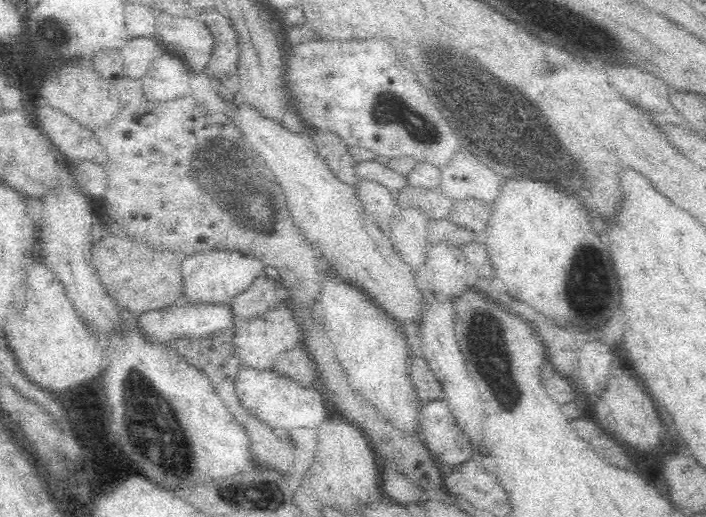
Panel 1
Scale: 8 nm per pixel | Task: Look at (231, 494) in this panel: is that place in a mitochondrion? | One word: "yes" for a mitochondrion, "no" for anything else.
yes

